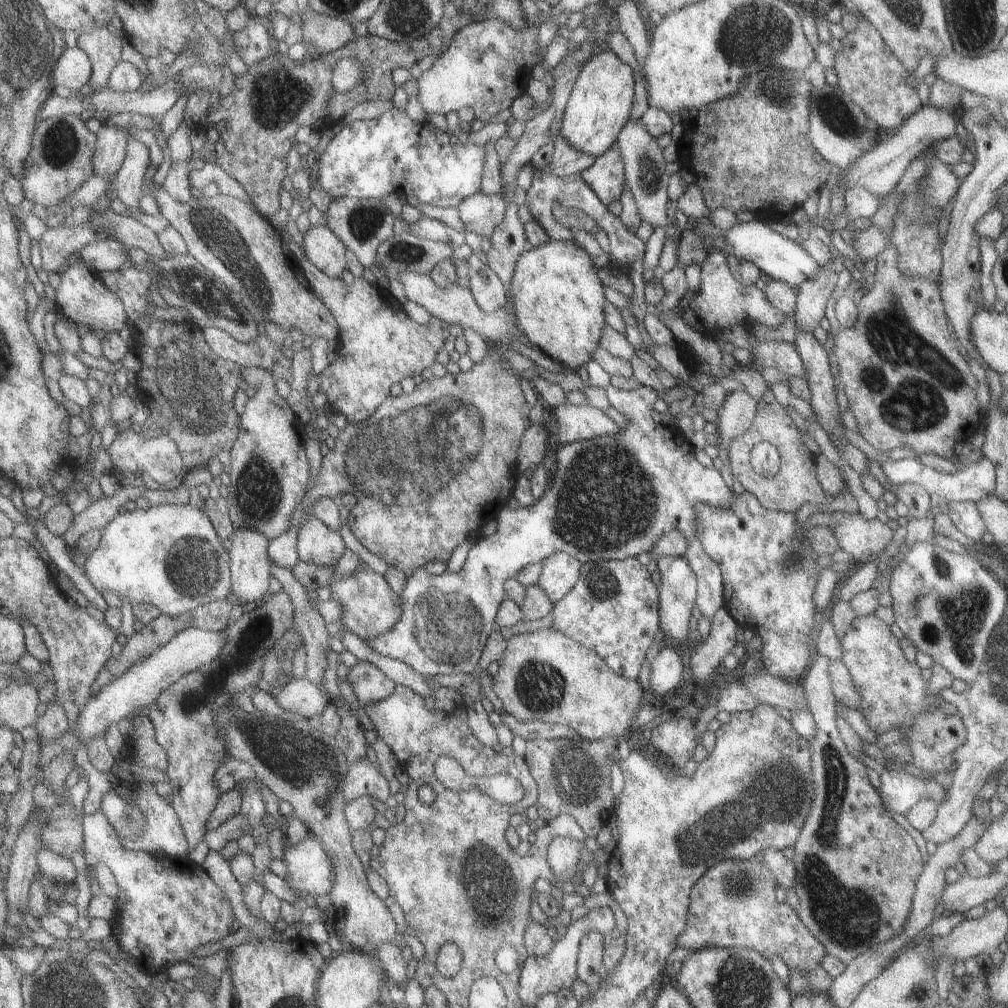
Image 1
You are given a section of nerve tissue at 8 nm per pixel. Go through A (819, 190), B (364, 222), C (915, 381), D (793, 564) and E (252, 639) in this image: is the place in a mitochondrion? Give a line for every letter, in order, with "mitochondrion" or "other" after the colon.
A: other
B: mitochondrion
C: mitochondrion
D: mitochondrion
E: mitochondrion

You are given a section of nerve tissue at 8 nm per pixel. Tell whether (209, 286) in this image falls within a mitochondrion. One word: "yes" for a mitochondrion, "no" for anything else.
yes

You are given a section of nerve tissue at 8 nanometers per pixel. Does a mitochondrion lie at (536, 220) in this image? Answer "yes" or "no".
no

